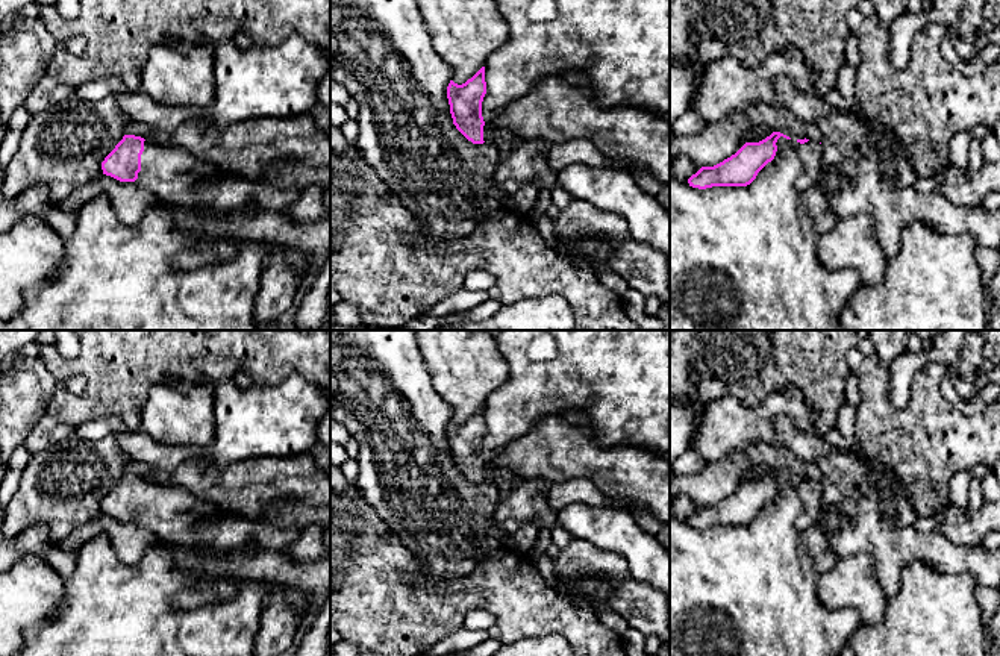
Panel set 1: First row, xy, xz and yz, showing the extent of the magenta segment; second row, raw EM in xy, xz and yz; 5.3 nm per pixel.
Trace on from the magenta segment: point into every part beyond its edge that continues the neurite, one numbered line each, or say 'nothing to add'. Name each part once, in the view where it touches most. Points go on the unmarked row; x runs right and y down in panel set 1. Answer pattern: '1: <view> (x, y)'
1: xy (176, 515)

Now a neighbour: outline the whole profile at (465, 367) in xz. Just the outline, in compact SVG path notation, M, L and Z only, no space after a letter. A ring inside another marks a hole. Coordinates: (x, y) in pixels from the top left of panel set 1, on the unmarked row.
M417 330L417 333L433 386L453 408L452 420L458 424L465 423L485 406L488 395L509 377L509 365L488 330Z

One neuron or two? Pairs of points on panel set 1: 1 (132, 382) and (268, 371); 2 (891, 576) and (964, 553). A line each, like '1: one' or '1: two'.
1: one
2: one

